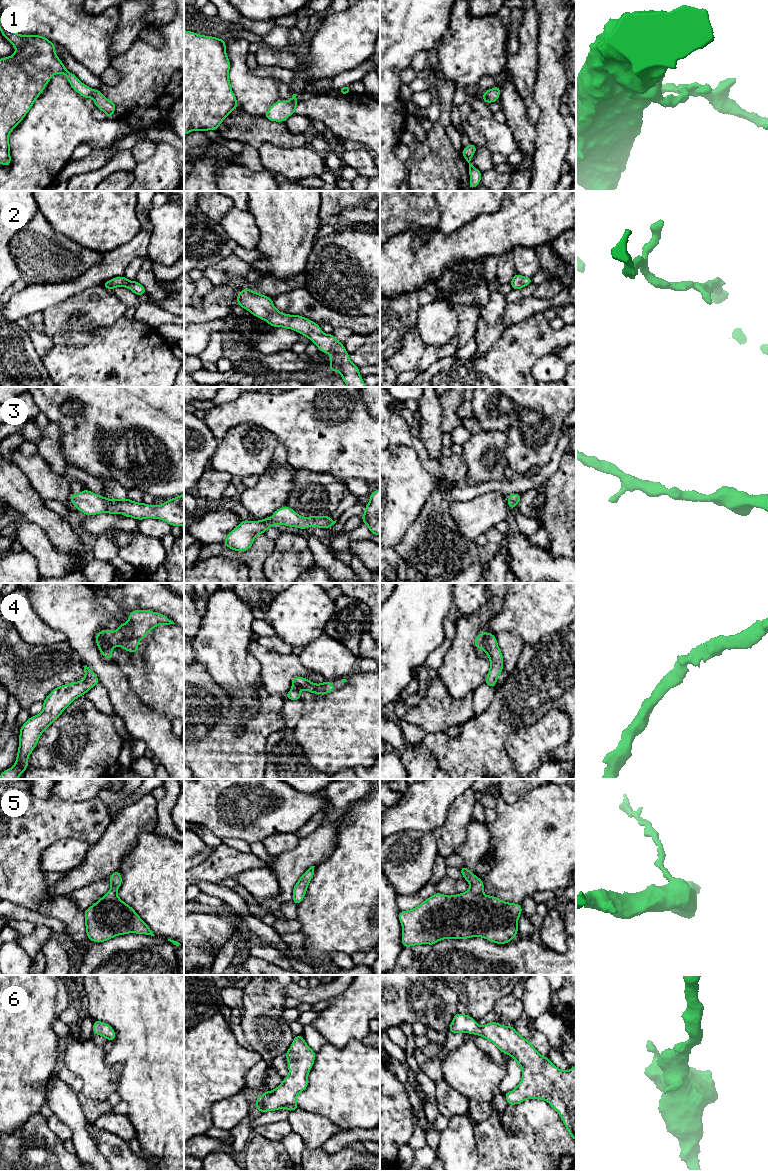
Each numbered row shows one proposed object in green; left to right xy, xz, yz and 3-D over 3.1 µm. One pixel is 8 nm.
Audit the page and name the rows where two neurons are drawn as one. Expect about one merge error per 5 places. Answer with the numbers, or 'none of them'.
none of them

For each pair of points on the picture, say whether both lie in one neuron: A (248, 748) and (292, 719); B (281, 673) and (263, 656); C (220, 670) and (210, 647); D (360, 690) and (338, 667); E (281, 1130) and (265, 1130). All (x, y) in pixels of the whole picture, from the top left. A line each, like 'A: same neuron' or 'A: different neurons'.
A: different neurons
B: same neuron
C: same neuron
D: different neurons
E: same neuron

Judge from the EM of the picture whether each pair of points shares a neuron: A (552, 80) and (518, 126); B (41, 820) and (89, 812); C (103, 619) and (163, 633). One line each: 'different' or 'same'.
A: different
B: same
C: different

